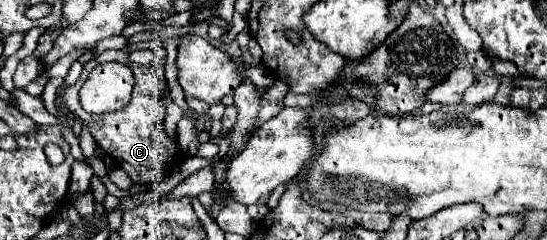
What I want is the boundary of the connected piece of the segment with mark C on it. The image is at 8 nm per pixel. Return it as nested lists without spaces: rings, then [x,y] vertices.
[[[131,46],[125,50],[107,50],[103,54],[99,54],[95,60],[87,62],[81,78],[67,88],[59,88],[57,90],[57,100],[61,100],[65,104],[65,108],[69,112],[73,112],[77,118],[81,118],[87,126],[91,136],[95,138],[95,142],[109,154],[115,158],[117,166],[123,168],[129,178],[135,184],[155,184],[159,180],[163,180],[163,164],[167,166],[171,156],[177,152],[177,144],[173,140],[163,140],[167,136],[165,132],[165,106],[163,102],[157,98],[157,94],[163,90],[163,68],[155,68],[155,66],[137,66],[133,64],[133,72],[135,72],[135,88],[133,88],[133,98],[129,102],[127,108],[119,110],[119,112],[109,112],[109,114],[89,114],[86,112],[79,100],[79,91],[83,82],[87,80],[91,68],[95,68],[101,62],[111,62],[111,60],[119,60],[119,62],[127,62],[127,52],[131,52]]]

